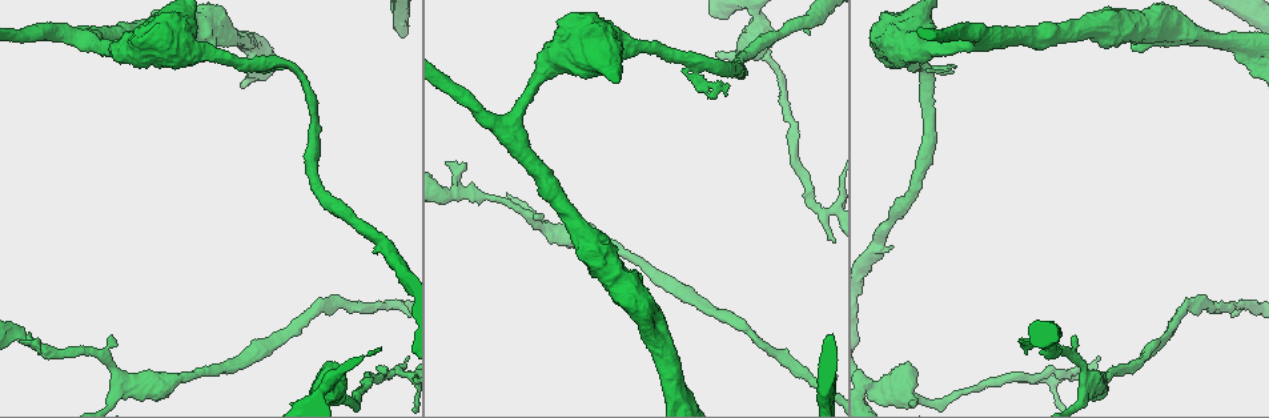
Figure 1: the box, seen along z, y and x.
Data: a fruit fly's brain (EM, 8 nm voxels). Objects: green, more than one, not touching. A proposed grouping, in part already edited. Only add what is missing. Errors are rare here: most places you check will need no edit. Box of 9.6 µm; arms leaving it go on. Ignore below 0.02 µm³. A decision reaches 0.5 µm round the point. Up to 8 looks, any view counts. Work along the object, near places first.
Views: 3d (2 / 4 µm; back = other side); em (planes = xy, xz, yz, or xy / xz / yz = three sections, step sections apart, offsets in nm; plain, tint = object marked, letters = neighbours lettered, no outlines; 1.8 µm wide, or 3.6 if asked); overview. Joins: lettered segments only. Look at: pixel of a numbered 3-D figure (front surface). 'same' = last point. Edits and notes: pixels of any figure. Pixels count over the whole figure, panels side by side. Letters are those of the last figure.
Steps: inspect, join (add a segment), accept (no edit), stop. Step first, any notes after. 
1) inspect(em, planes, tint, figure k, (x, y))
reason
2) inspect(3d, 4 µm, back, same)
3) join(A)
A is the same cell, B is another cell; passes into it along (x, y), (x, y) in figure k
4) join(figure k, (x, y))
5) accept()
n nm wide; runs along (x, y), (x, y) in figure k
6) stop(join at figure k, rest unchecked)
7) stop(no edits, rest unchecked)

inspect(em, 3.6 µm, xy, step 16, tint, figure 1, (917, 19))
sudden change in width

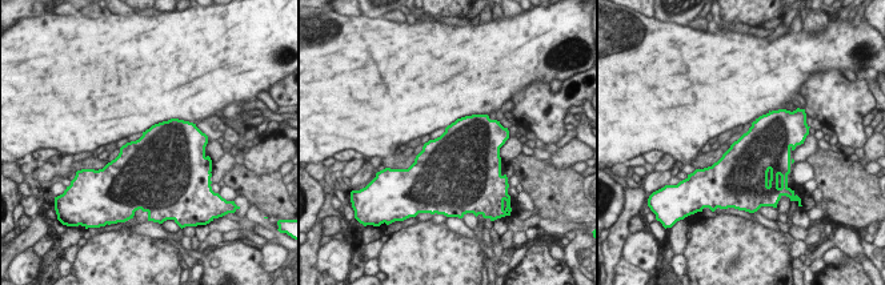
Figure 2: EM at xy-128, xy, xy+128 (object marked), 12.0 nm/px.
inspect(em, 3.6 µm, planes, letters, same)

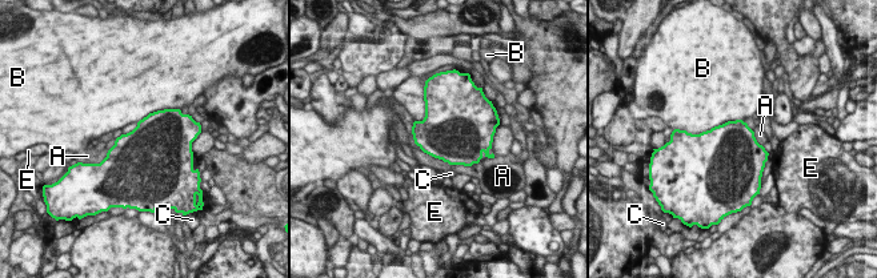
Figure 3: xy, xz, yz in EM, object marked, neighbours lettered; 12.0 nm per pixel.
accept()
A, B, C and E are other cells; border along (421, 149), (449, 164), (479, 162) in figure 3; no lettered segment goes on from it

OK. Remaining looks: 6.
inspect(em, xy, step 4, tint, figure 1, (1020, 343))
branch stops here

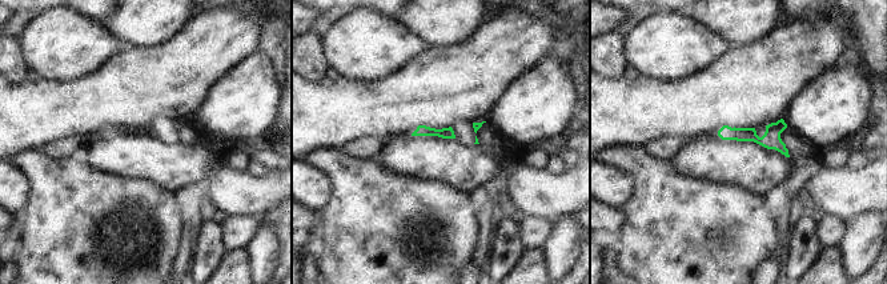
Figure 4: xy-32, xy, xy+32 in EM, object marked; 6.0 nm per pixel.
inspect(em, planes, letters, same)

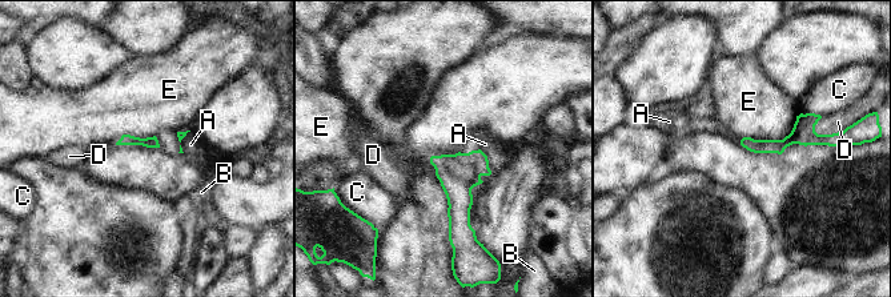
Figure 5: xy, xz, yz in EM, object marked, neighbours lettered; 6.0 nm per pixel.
accept()
A, B, C, D and E are other cells; runs along (821, 137), (745, 143) in figure 5; none of them fits

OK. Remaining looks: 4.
inspect(em, planes, plain, figure 1, (110, 338))
an open end

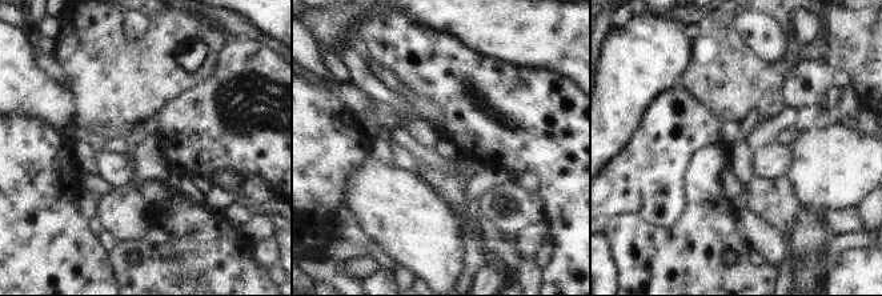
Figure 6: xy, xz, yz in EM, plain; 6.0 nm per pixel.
inspect(em, planes, tint, same)
where the object lies

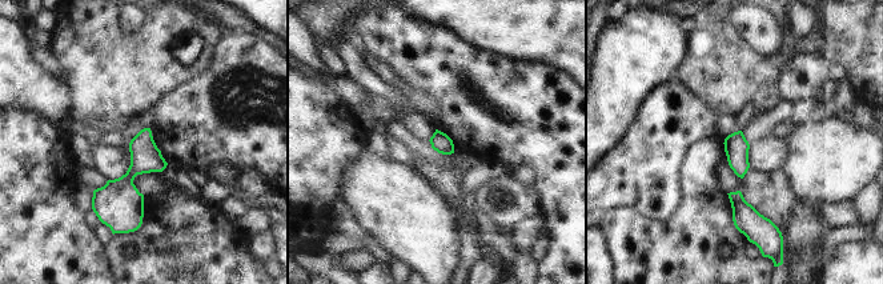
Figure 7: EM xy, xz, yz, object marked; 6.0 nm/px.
inspect(em, planes, letters, same)
see the neighbours

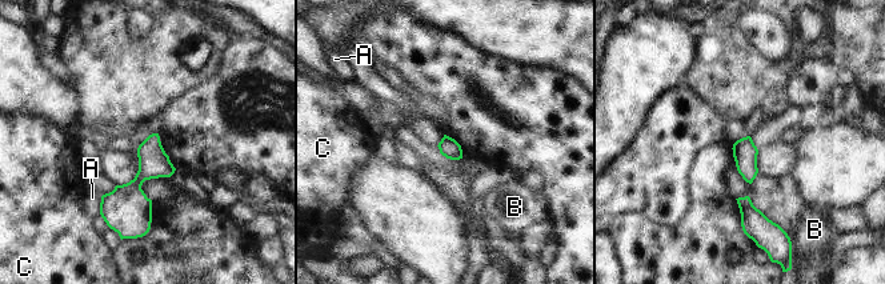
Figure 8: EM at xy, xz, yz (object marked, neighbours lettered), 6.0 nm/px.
accept()
120 nm wide; A, B and C are other cells; border along (103, 195), (99, 203), (99, 214) in figure 8; none of them fits

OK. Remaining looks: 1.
stop(no edits, rest unchecked)

